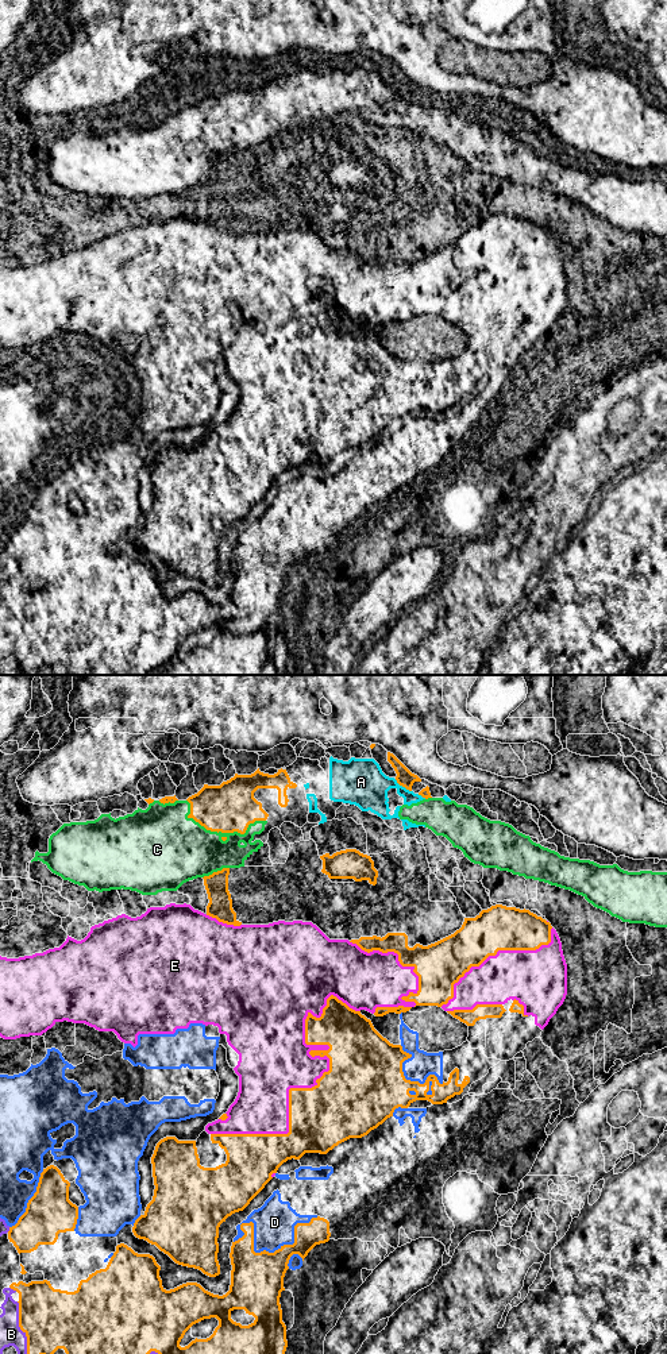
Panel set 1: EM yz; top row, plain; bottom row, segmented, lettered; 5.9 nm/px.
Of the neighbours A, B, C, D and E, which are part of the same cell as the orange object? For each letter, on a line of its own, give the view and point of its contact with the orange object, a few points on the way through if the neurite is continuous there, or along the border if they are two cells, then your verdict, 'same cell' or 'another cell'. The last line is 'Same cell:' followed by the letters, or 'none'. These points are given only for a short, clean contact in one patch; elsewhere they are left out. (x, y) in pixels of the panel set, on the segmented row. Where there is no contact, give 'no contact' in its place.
A: contact yz (403, 786); another cell
B: contact yz (19, 1326); another cell
C: contact yz (220, 830); another cell
D: contact yz (263, 1250); another cell
E: contact yz (330, 1068); another cell
Same cell: none

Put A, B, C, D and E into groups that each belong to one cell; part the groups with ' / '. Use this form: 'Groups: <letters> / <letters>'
Groups: A C / B E / D

